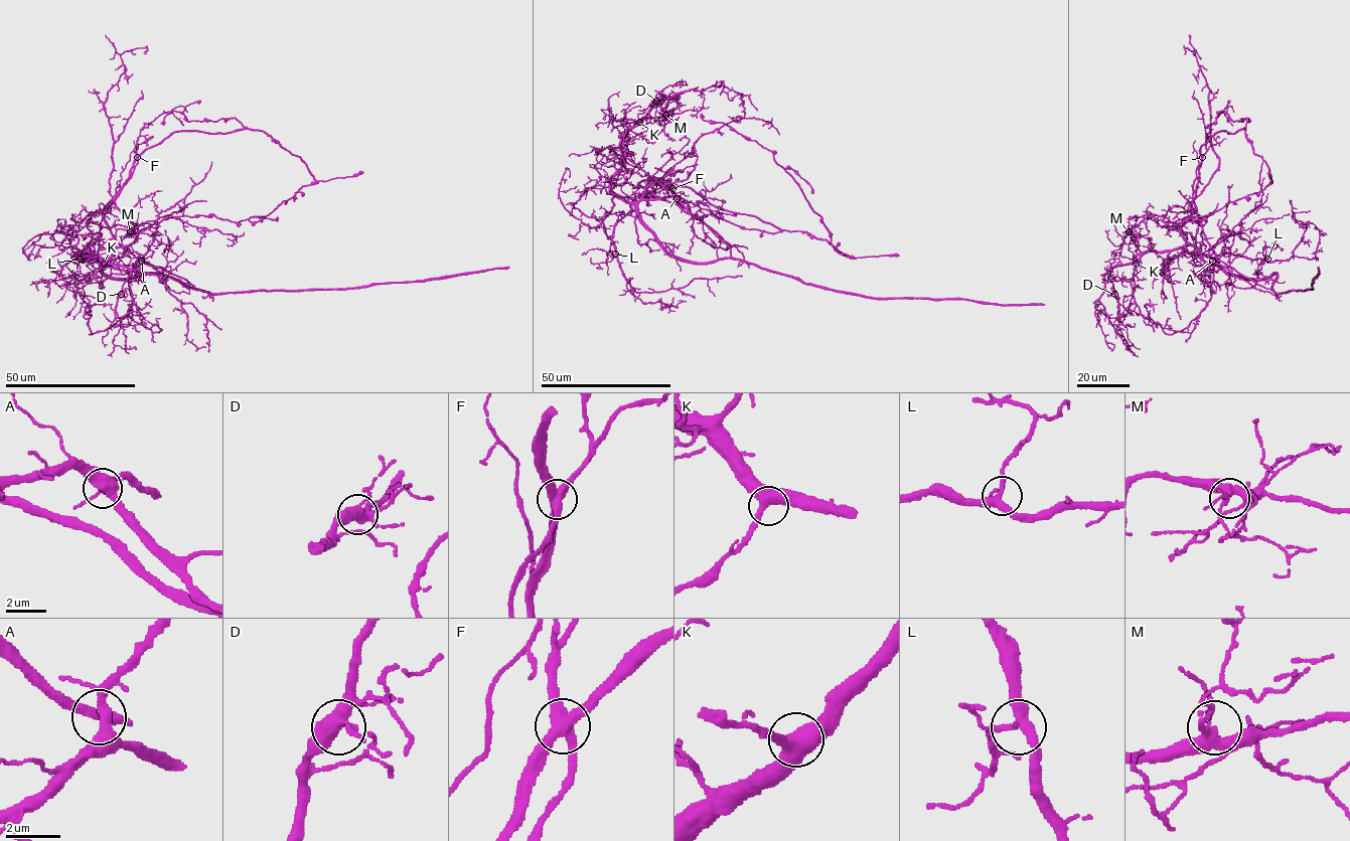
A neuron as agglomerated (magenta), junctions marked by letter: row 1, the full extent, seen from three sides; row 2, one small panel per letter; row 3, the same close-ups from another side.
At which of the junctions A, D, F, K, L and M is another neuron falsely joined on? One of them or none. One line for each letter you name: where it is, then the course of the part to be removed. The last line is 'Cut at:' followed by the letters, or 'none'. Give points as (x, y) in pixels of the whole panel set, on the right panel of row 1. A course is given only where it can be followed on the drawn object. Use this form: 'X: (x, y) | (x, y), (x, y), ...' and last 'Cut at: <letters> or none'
Cut at: none

